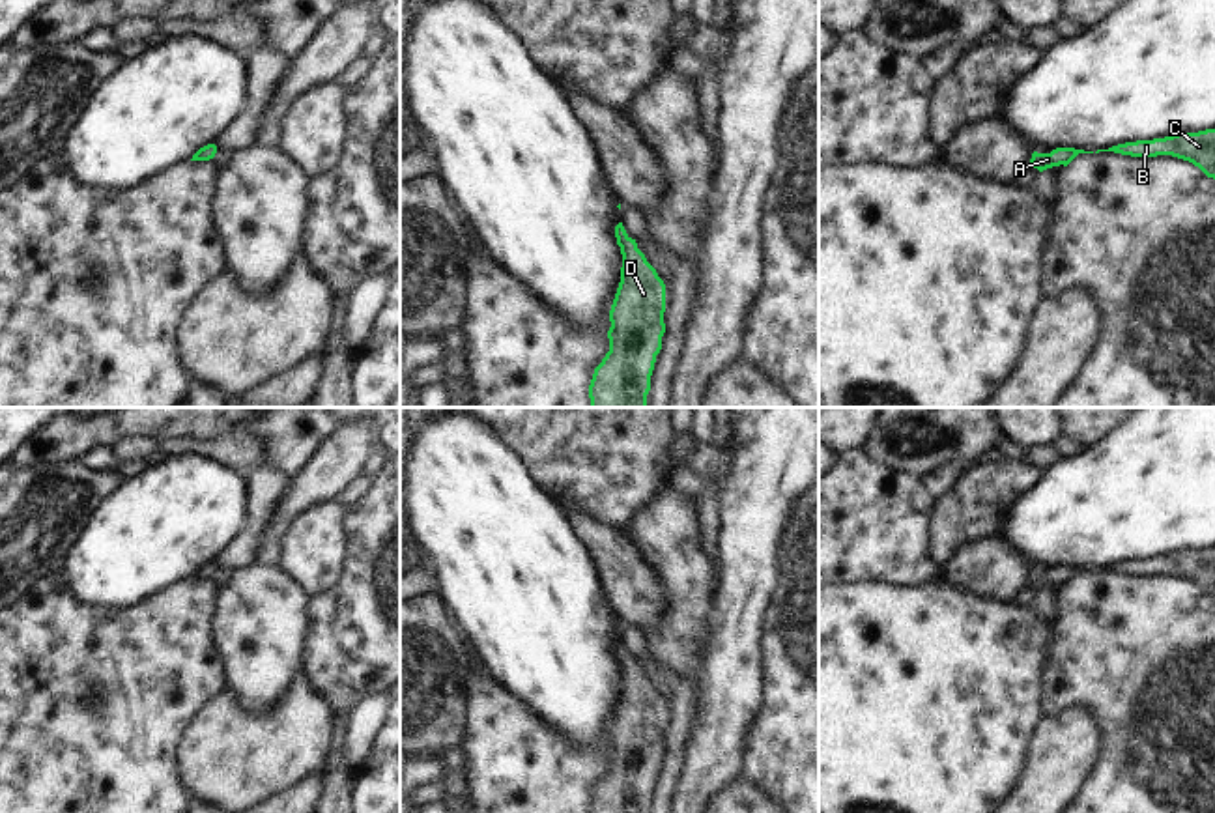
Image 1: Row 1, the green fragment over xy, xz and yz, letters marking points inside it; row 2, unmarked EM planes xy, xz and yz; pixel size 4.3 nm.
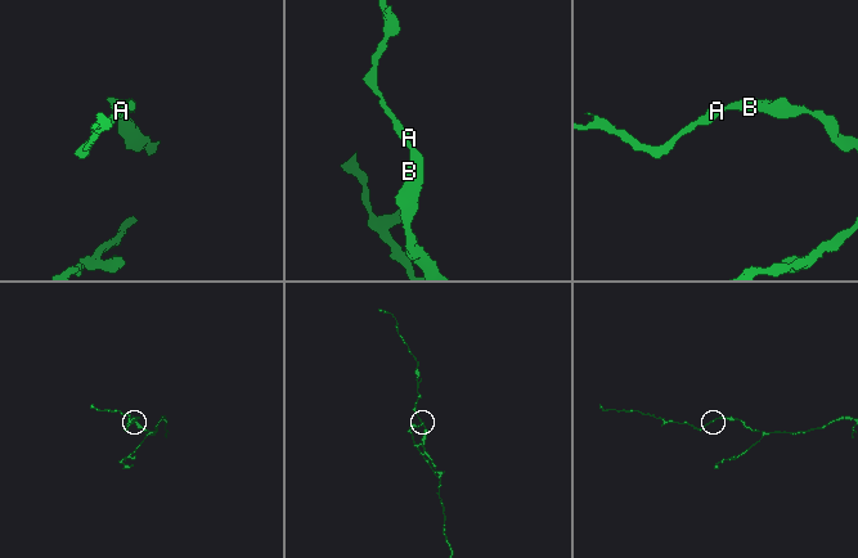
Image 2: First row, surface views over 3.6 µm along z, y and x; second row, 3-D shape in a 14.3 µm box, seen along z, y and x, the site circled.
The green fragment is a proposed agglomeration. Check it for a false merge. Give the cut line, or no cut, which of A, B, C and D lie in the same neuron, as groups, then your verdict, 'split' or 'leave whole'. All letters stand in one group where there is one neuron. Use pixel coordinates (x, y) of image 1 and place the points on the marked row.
no cut | A B C D | leave whole

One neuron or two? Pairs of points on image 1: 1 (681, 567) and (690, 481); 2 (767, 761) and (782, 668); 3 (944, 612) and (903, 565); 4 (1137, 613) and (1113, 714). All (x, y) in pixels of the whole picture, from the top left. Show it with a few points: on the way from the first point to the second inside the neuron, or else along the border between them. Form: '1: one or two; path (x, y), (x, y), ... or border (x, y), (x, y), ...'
1: two; border (681, 460), (671, 473), (670, 486), (696, 514)
2: one; path (782, 739), (782, 690)
3: two; border (939, 570), (931, 578), (911, 585), (879, 582)
4: one; path (1137, 638), (1137, 690)

